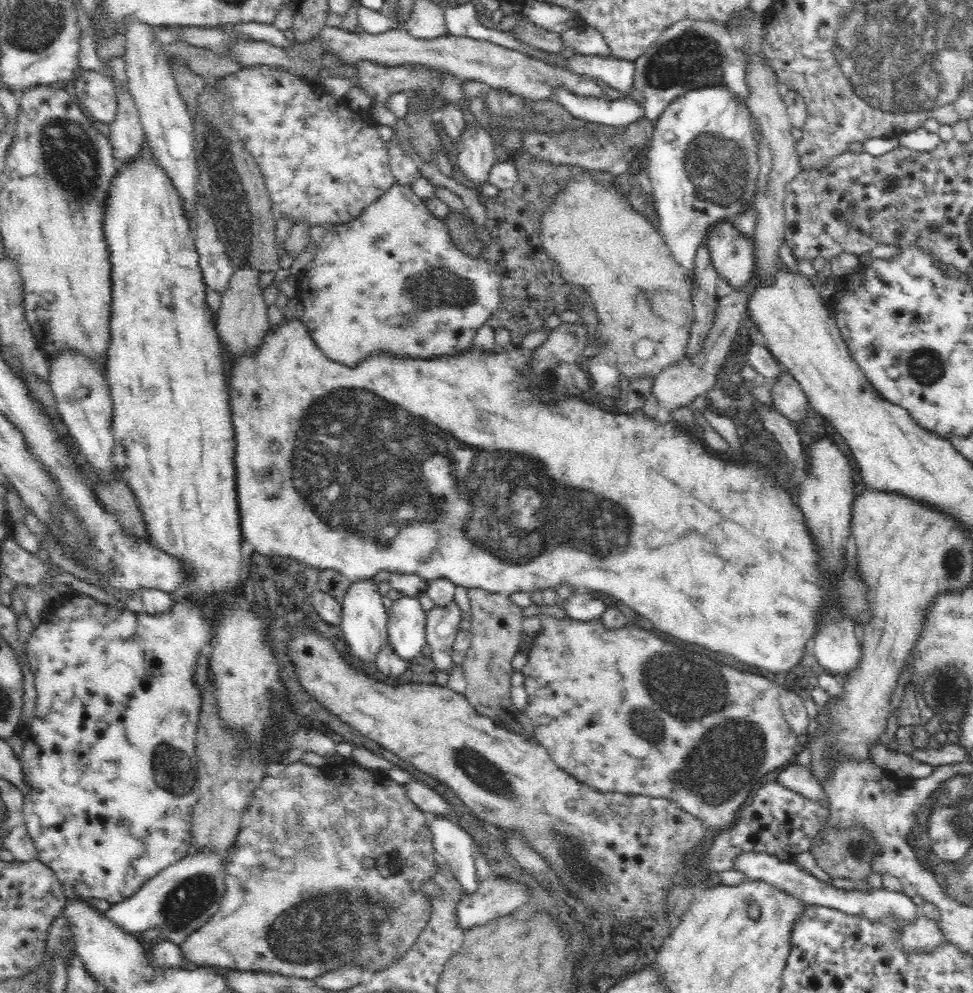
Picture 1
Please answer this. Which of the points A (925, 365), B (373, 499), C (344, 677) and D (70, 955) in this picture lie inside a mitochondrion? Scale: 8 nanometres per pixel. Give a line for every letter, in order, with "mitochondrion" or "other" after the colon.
A: mitochondrion
B: mitochondrion
C: other
D: other

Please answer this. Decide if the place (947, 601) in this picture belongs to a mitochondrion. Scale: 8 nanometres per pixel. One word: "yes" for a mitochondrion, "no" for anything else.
no

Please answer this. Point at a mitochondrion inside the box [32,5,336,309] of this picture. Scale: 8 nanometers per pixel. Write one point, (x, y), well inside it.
(71, 157)

